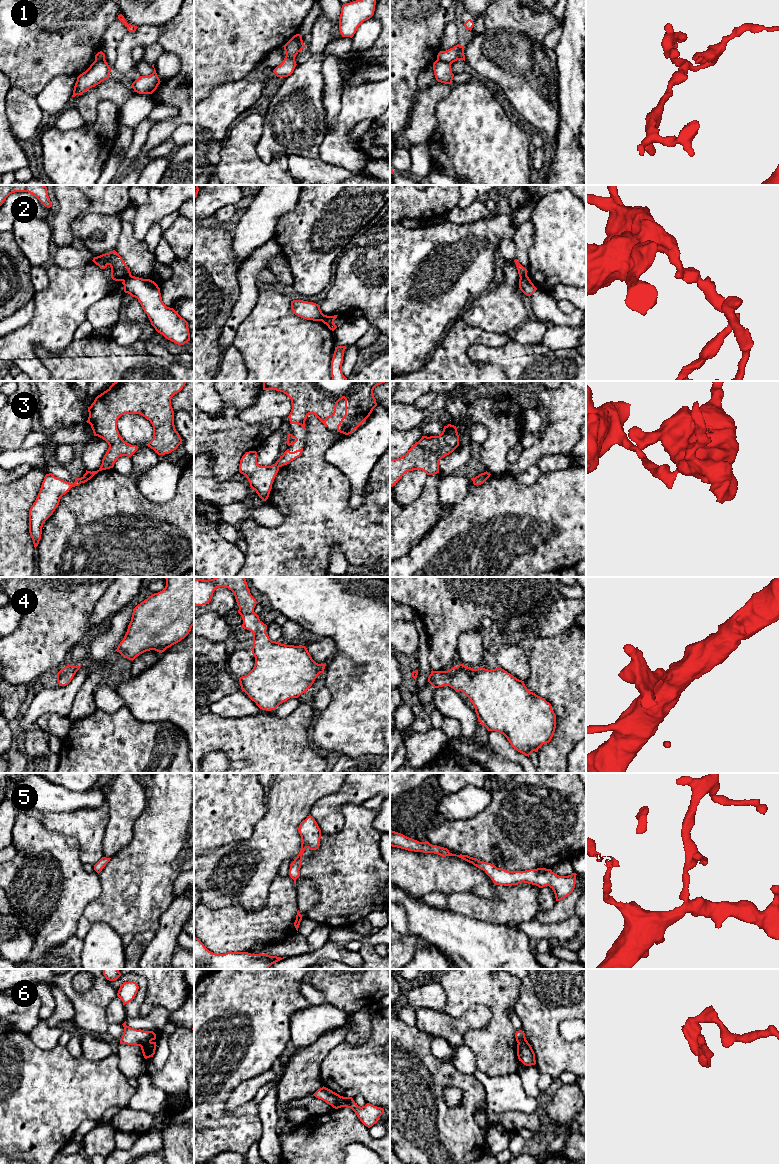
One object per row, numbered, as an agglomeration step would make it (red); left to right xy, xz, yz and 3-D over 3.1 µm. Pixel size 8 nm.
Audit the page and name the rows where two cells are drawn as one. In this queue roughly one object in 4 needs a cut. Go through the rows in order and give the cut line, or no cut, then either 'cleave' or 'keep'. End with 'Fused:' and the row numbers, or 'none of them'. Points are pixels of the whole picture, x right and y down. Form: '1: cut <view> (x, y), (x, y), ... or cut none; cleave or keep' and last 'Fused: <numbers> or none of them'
1: cut xz (289, 40), (296, 39), (303, 48); cleave
2: cut xy (130, 274), (122, 280); cleave
3: cut xy (80, 478), (81, 482); cleave
4: cut none; keep
5: cut none; keep
6: cut xz (346, 1097), (341, 1098), (333, 1107); cleave
Fused: 1, 2, 3, 6

